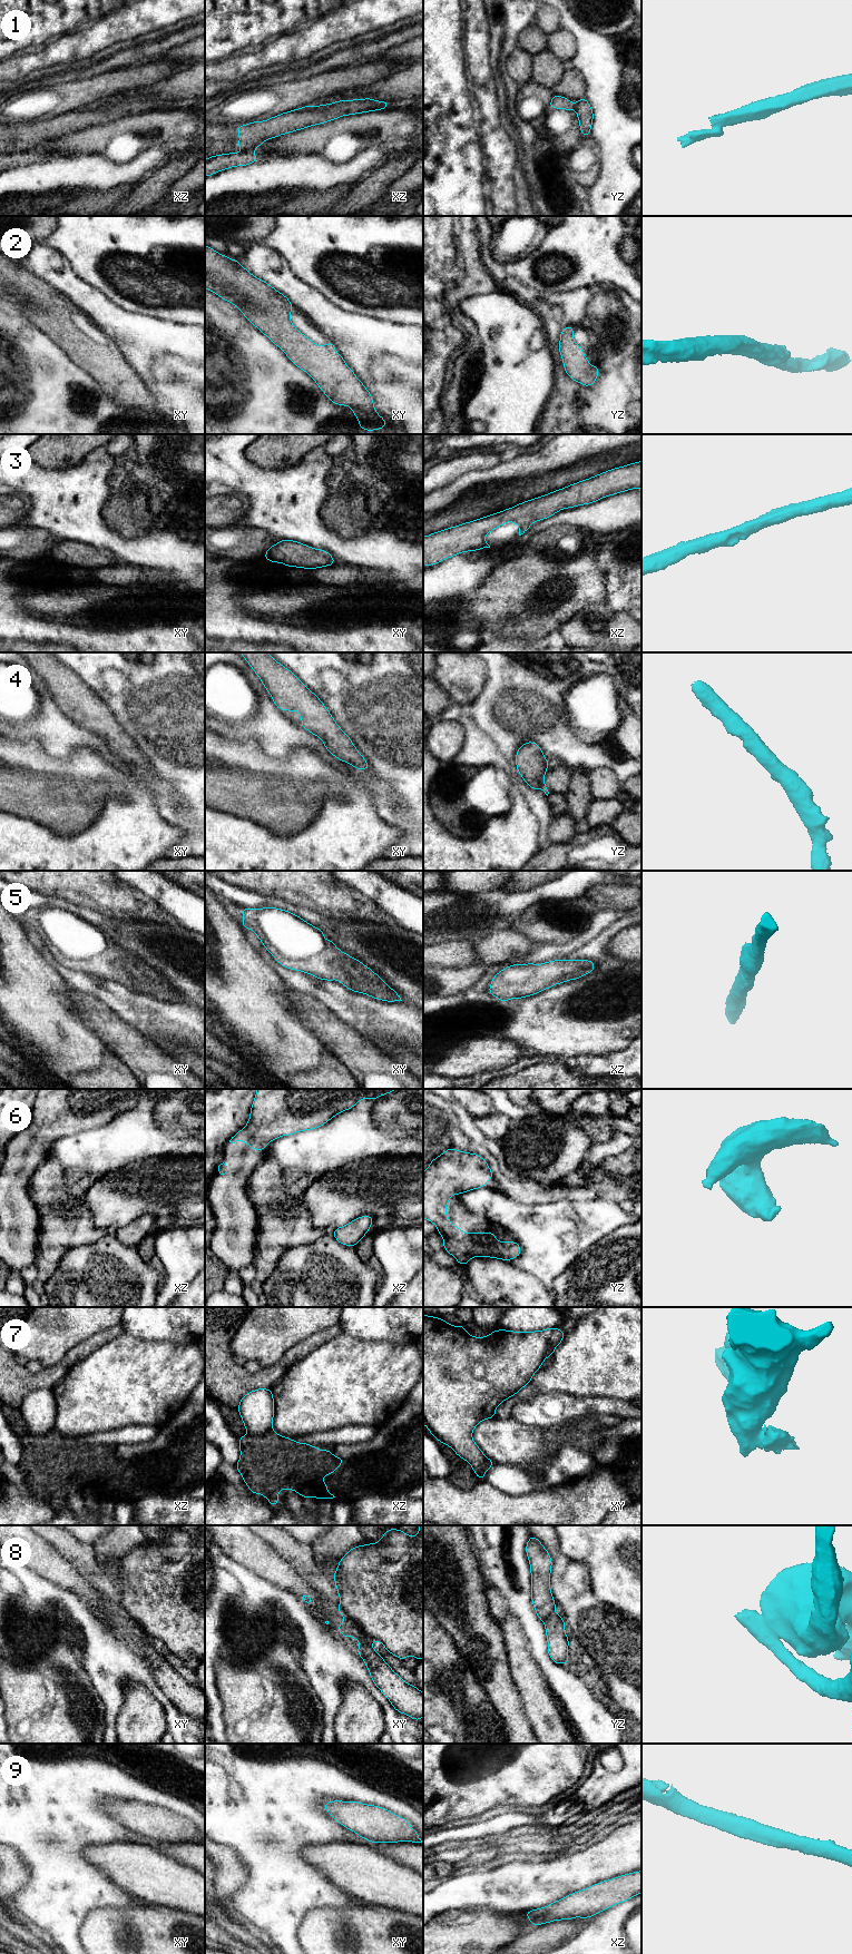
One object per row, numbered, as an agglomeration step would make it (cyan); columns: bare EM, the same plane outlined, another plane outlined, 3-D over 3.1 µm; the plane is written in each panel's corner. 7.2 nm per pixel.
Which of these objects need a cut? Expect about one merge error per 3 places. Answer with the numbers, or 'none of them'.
1, 7, 8

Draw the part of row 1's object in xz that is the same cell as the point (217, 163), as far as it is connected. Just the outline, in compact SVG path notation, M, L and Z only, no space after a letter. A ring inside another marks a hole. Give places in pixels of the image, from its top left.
M248 149L239 153L228 153L214 155L205 159L205 177L231 167L247 166L257 161L255 149Z

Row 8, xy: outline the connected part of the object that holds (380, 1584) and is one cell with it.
M419 1525L419 1532L415 1536L410 1536L399 1529L388 1529L379 1542L352 1548L341 1558L333 1579L340 1595L340 1607L368 1638L381 1642L388 1652L400 1660L405 1659L409 1654L413 1656L418 1661L423 1658L423 1525Z

